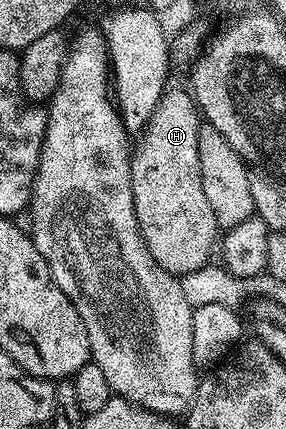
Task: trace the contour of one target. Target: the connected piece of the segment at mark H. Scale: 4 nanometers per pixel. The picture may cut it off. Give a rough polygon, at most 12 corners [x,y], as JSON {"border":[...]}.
{"border":[[166,88],[131,153],[135,215],[168,273],[219,241],[199,175],[203,118]]}

